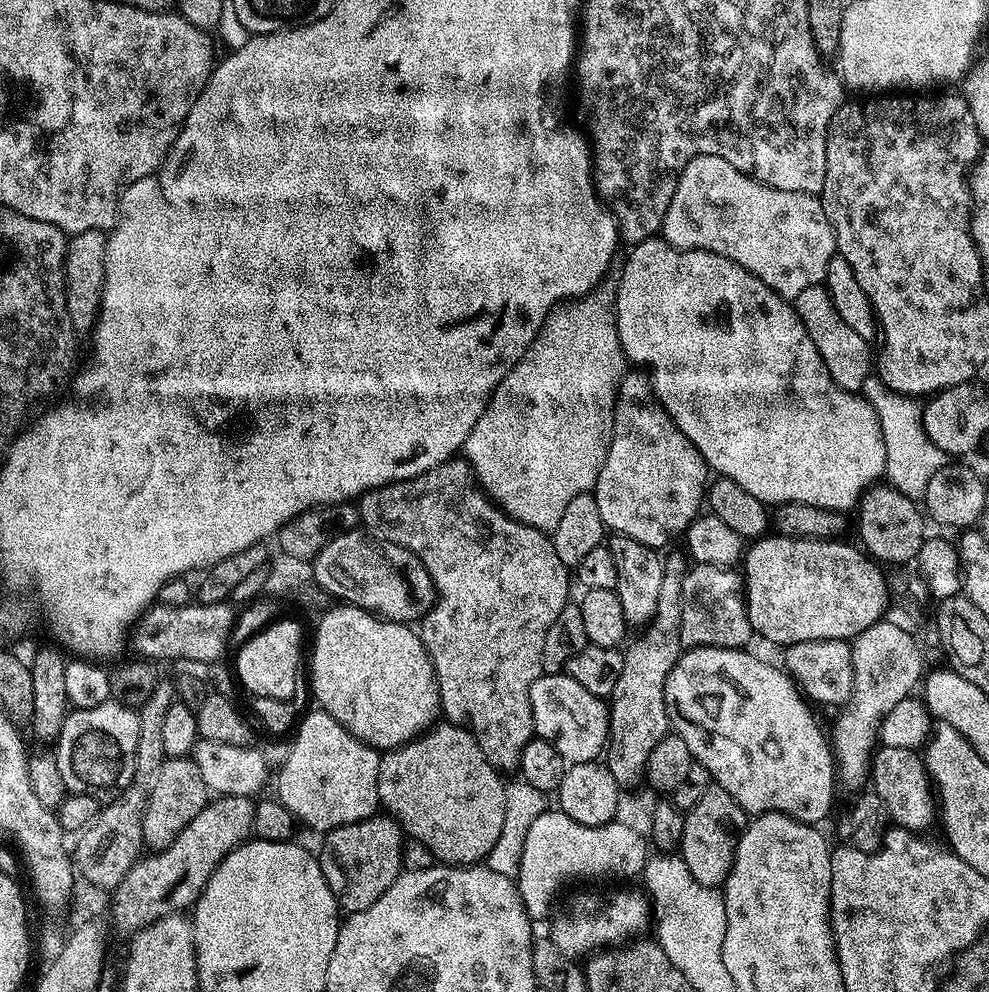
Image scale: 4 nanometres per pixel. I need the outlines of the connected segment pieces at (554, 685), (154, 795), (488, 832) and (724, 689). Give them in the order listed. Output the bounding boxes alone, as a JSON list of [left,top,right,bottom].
[[530,672,607,765],[142,758,210,853],[378,722,506,866],[664,648,835,825]]

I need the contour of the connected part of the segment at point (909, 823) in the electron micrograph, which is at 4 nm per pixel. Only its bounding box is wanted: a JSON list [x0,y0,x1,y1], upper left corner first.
[870,745,936,834]

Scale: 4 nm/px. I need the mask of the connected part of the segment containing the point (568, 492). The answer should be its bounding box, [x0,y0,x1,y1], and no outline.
[462,290,626,534]

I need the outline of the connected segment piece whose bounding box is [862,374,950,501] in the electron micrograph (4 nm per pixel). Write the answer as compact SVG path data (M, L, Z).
M876 374L869 376L862 392L878 414L878 422L882 426L882 438L886 442L884 466L887 483L909 499L919 501L930 478L934 478L934 474L949 463L950 456L927 436L923 422L924 409L913 397L890 390Z

